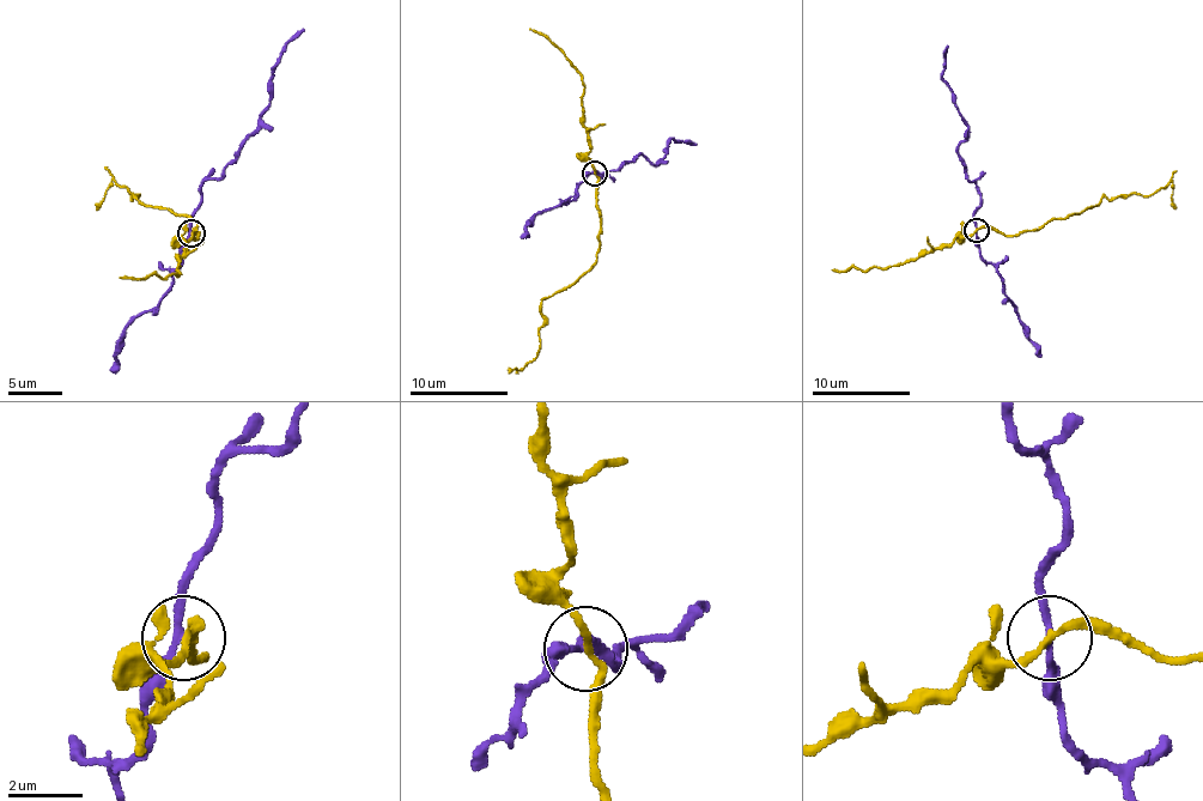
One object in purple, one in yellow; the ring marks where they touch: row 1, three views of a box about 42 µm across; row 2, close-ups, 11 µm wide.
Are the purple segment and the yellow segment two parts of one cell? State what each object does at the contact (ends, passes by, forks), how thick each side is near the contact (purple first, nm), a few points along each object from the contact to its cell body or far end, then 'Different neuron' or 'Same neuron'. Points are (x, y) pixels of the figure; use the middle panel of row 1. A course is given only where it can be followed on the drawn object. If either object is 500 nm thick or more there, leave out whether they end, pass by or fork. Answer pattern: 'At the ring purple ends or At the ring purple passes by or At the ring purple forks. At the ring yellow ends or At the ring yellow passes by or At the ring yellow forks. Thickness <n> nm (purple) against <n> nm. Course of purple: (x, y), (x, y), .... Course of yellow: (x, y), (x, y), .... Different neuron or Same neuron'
At the ring purple passes by. At the ring yellow passes by. Thickness 180 nm (purple) against 180 nm. Course of purple: (595, 174), (602, 176), (639, 155), (656, 164), (666, 155), (670, 139), (696, 144). Course of yellow: (595, 174), (600, 235), (597, 260), (541, 302), (541, 347), (521, 370), (516, 368), (509, 372). Different neuron

